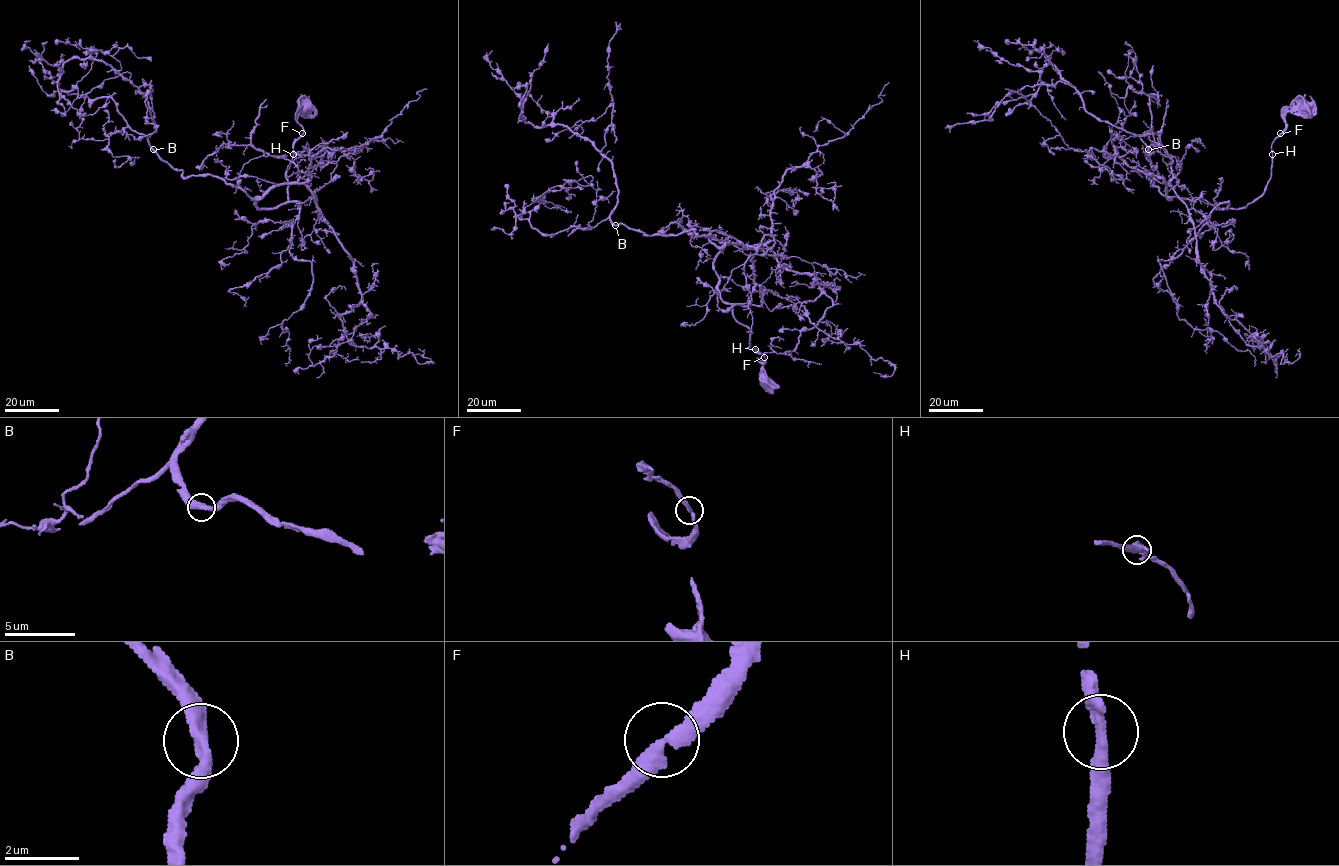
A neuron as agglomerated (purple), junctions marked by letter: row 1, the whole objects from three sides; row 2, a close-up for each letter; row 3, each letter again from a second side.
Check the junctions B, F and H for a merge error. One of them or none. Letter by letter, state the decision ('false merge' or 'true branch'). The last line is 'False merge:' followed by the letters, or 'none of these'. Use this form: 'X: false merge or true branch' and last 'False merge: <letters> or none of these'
B: true branch
F: true branch
H: true branch
False merge: none of these

